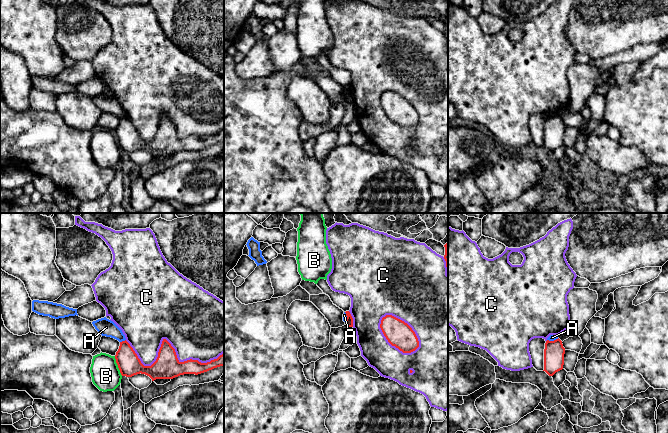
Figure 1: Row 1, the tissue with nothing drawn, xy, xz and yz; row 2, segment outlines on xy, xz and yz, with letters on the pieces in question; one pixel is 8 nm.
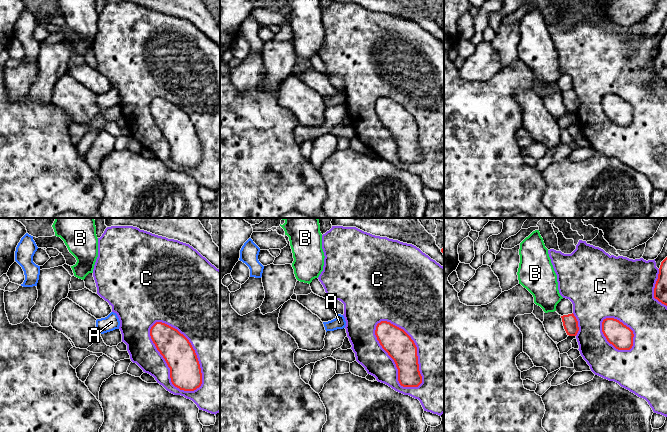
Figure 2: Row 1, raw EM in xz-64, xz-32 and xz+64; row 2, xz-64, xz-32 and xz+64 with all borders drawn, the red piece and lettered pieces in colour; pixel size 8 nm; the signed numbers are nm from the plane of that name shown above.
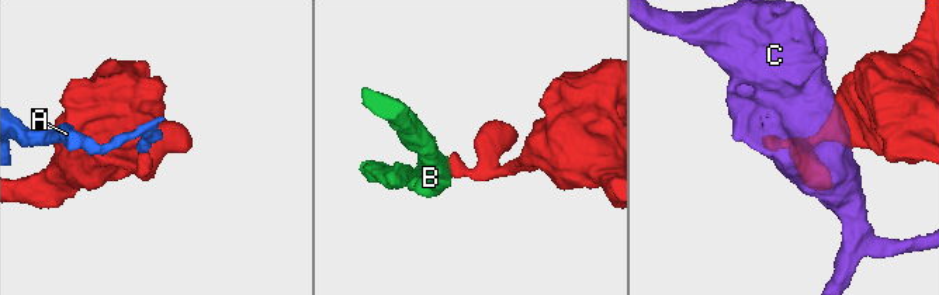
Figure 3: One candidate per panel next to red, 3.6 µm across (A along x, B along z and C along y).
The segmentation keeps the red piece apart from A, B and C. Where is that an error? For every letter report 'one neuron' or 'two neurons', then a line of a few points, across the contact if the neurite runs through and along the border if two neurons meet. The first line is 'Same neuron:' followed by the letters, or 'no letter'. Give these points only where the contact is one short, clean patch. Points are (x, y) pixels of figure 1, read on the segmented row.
Same neuron: no letter
A: two neurons; line xy (125, 339), (120, 342)
B: two neurons
C: two neurons

